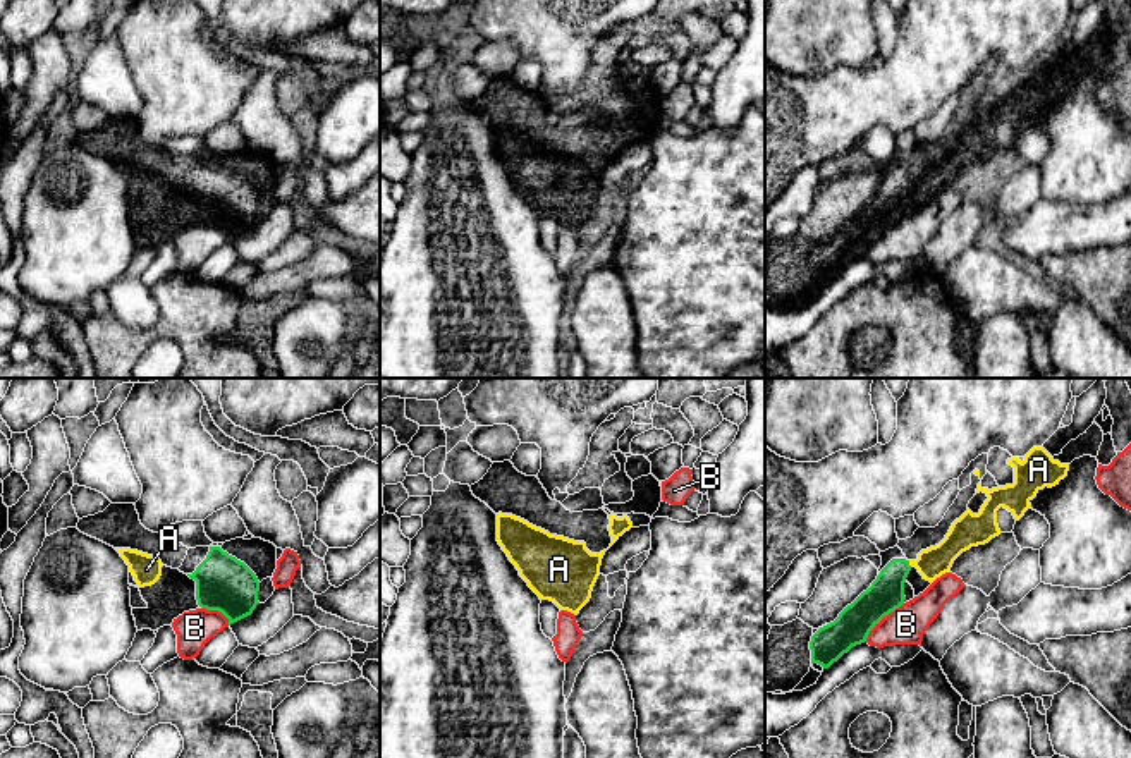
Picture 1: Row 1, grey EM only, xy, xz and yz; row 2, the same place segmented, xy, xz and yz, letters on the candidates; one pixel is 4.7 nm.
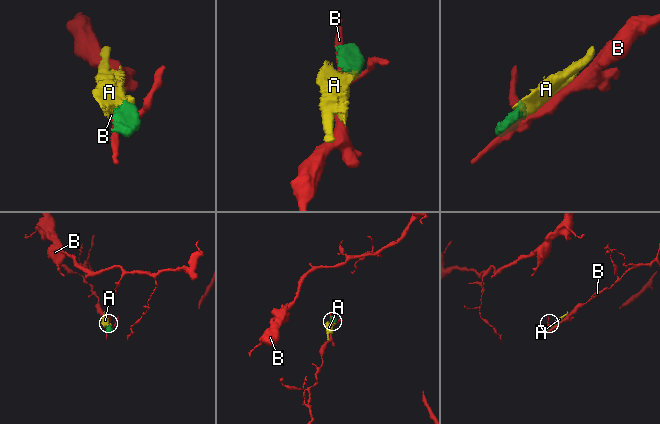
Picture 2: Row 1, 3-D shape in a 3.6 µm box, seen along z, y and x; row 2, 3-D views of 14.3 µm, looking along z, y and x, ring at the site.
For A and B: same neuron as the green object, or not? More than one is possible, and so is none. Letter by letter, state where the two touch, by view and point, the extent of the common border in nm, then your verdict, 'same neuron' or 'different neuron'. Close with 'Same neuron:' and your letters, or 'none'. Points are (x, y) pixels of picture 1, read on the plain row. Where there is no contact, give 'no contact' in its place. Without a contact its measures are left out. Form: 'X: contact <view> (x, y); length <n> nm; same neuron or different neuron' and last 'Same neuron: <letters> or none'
A: contact yz (908, 179); length 40 nm; same neuron
B: contact yz (880, 234); length 260 nm; different neuron
Same neuron: A

